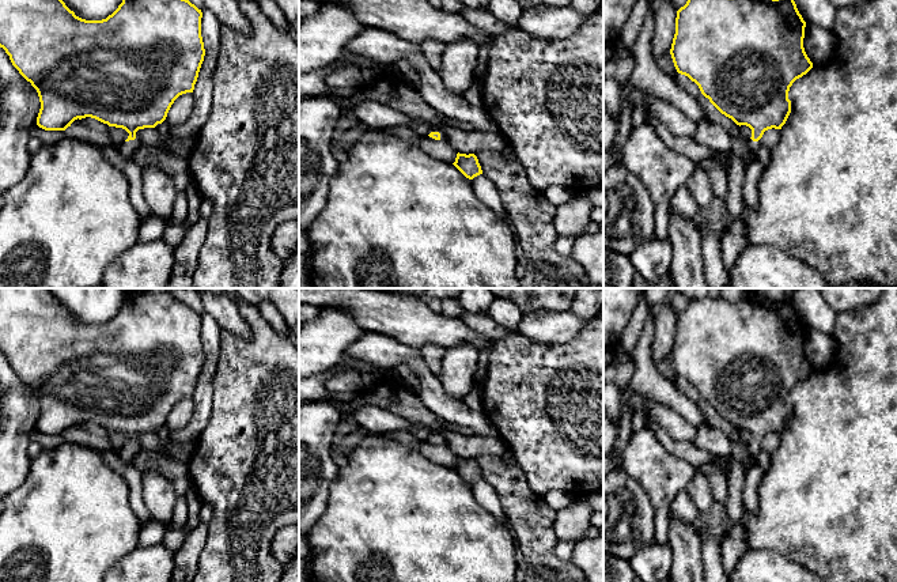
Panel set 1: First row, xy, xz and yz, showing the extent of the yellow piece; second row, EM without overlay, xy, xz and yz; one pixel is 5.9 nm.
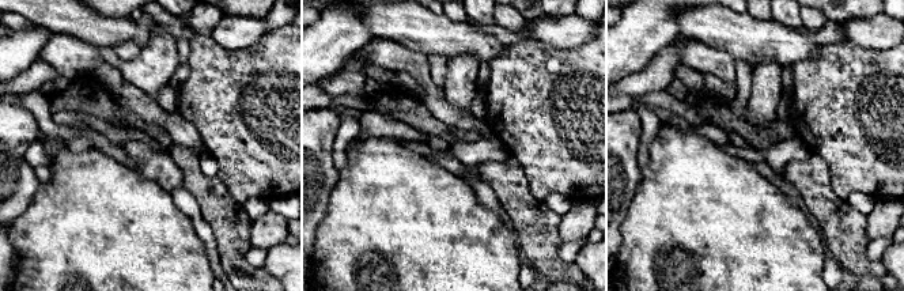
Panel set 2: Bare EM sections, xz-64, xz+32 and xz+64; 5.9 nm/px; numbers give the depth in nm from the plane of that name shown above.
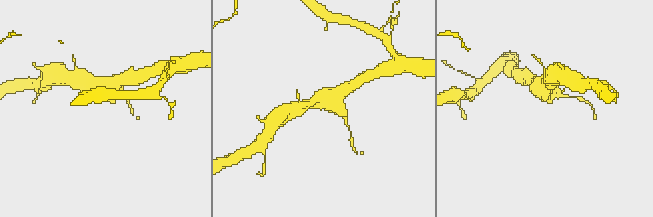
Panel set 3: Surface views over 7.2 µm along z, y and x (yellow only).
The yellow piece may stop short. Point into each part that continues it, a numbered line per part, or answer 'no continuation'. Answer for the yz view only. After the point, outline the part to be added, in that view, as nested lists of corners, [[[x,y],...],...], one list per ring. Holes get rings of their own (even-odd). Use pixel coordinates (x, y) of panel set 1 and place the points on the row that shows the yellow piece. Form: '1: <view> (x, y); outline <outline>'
1: yz (754, 146); outline [[[749,139],[748,144],[749,144],[750,152],[756,155],[760,147],[762,146],[762,139],[760,139],[758,141],[753,141],[752,139]]]

